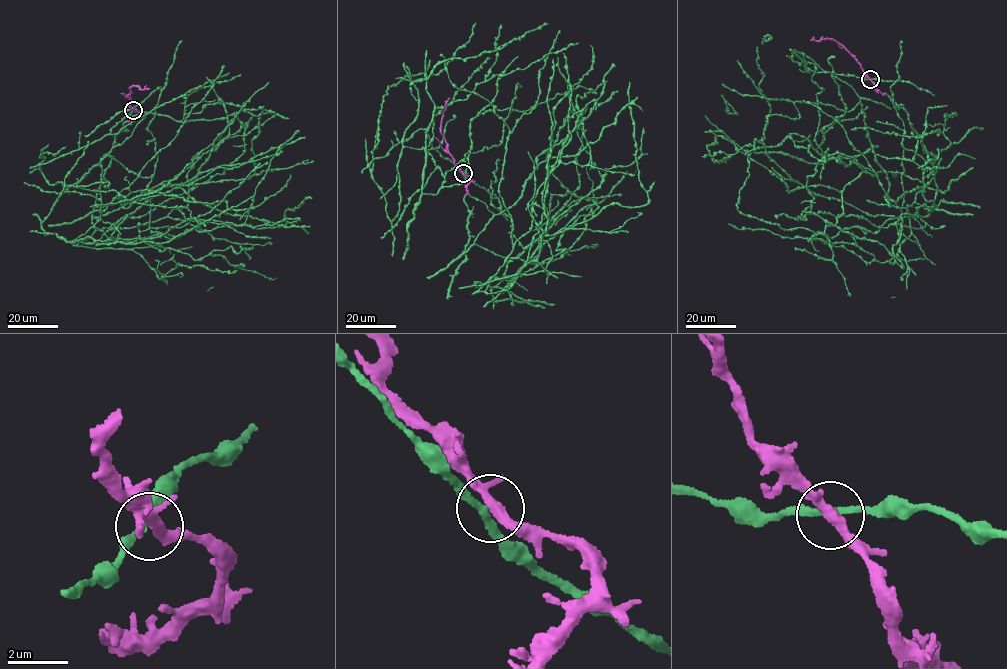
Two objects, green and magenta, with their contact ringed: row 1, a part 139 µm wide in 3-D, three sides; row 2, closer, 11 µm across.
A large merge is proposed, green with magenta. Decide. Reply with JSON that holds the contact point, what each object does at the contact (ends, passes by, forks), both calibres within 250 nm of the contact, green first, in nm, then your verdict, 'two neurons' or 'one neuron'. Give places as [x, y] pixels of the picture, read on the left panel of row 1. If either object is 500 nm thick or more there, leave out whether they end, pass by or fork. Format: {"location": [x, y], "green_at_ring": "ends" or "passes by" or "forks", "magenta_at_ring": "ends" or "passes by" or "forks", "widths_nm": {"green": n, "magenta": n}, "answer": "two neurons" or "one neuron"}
{"location": [133, 110], "green_at_ring": "passes by", "magenta_at_ring": "forks", "widths_nm": {"green": 220, "magenta": 280}, "answer": "one neuron"}

